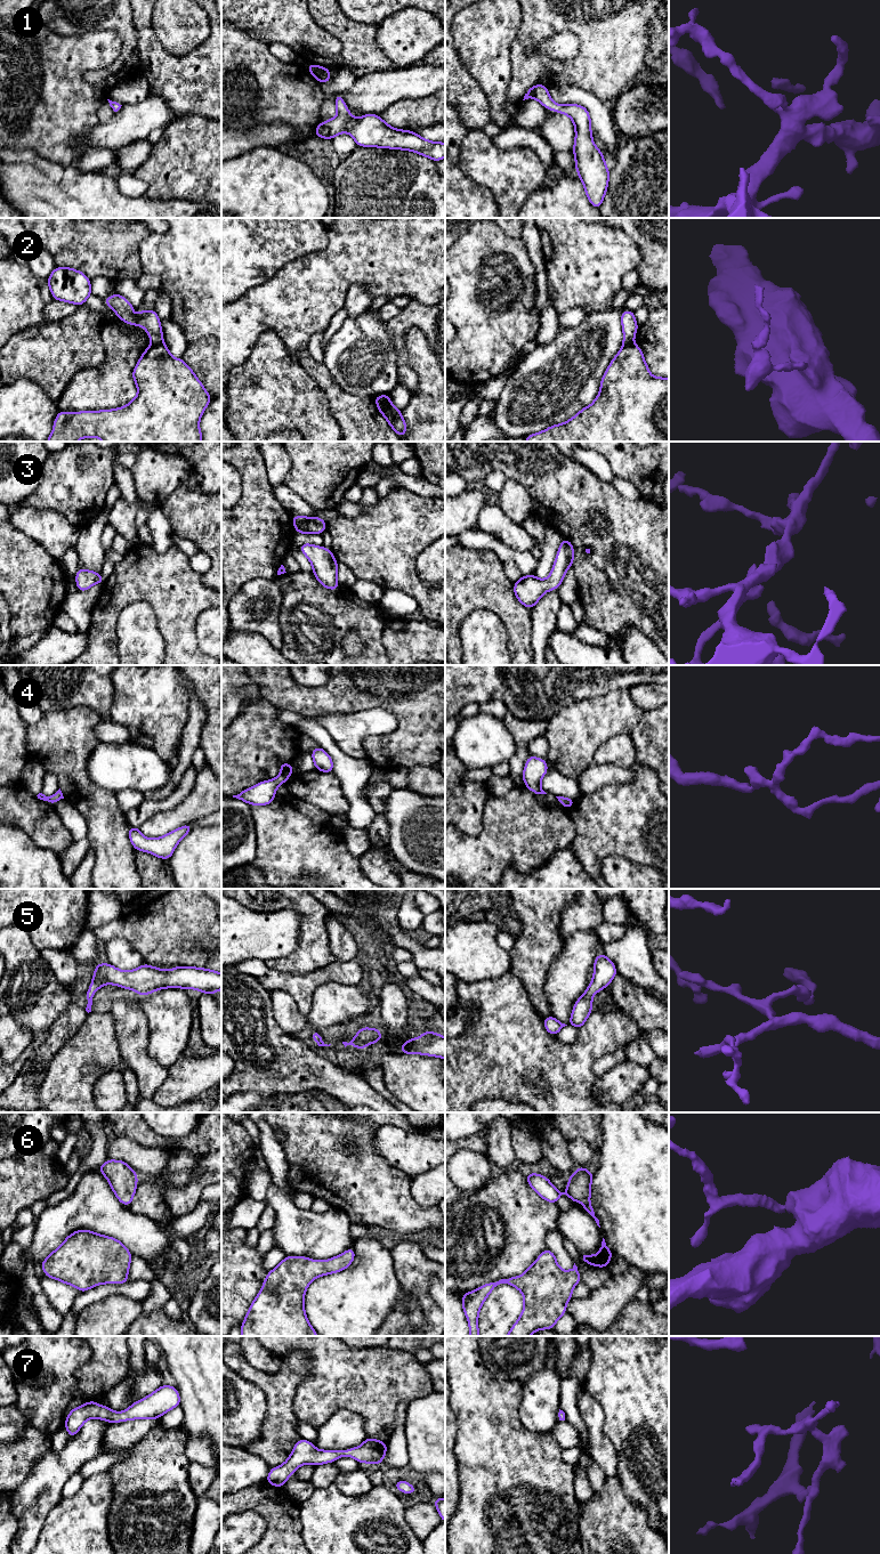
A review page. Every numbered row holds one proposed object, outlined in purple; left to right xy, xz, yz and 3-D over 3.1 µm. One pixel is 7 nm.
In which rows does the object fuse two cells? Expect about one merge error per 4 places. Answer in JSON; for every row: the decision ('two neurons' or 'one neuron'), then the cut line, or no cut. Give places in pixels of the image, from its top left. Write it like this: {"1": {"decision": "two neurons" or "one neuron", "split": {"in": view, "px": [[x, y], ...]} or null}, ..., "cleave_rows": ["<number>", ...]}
{"1": {"decision": "one neuron", "split": null}, "2": {"decision": "two neurons", "split": {"in": "xy", "px": [[162, 341], [152, 345]]}}, "3": {"decision": "one neuron", "split": null}, "4": {"decision": "one neuron", "split": null}, "5": {"decision": "one neuron", "split": null}, "6": {"decision": "two neurons", "split": {"in": "yz", "px": [[566, 1191], [568, 1194]]}}, "7": {"decision": "one neuron", "split": null}, "cleave_rows": ["2", "6"]}

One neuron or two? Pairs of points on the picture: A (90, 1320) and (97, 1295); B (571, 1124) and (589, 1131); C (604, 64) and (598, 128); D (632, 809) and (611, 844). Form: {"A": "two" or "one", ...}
{"A": "two", "B": "one", "C": "two", "D": "one"}

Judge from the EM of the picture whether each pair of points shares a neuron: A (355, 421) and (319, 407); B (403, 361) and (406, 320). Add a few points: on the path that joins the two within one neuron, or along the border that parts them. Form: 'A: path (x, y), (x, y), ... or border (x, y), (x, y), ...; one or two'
A: border (320, 387), (327, 397), (330, 414), (341, 429); two
B: path (402, 350), (400, 347), (400, 330); one

